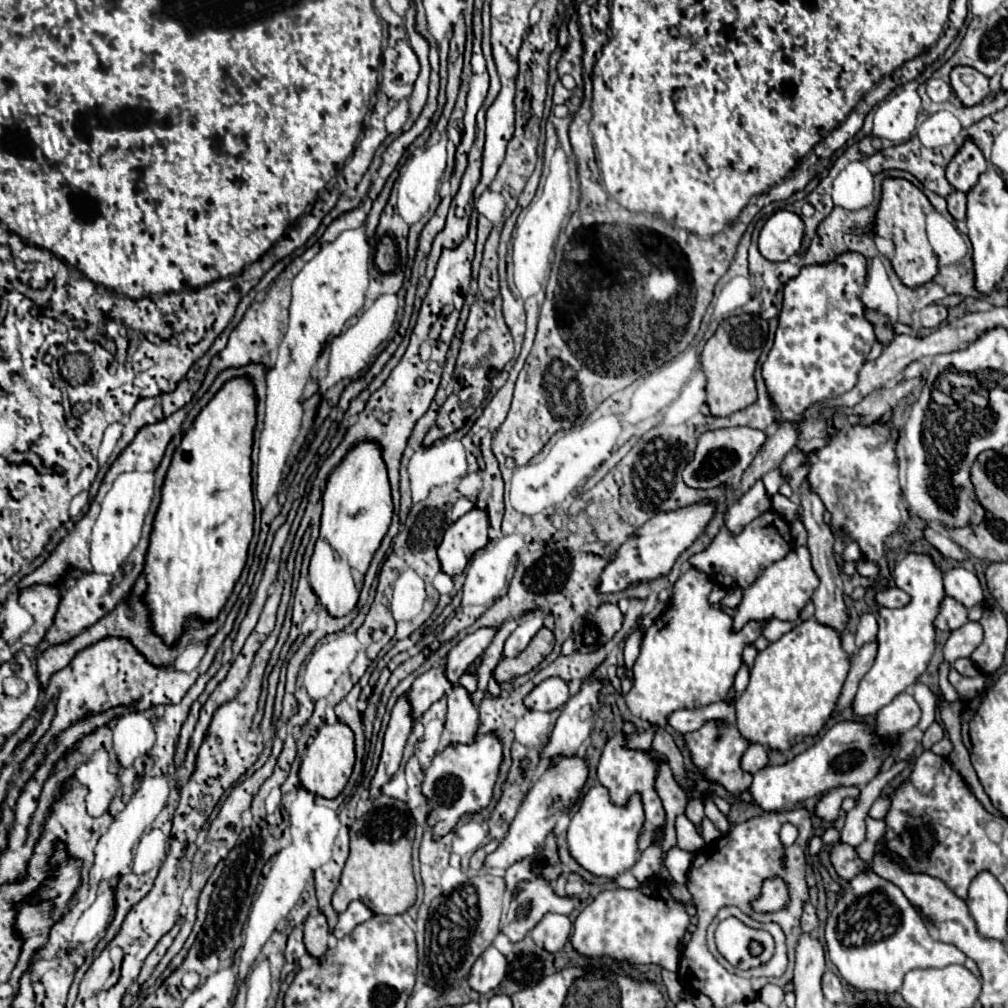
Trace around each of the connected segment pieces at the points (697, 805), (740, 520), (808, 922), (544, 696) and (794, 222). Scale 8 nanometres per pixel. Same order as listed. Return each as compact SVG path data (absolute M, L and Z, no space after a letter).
M689 801L685 815L697 825L697 829L701 829L701 819L705 817L703 815L703 801Z
M757 481L741 499L729 505L725 515L725 527L731 535L739 535L745 525L749 525L753 519L757 519L761 513L771 509L771 501L765 495L765 487L761 481Z
M807 901L803 903L803 917L801 917L801 929L805 933L812 933L819 927L819 920L815 907Z
M549 677L543 683L539 683L527 697L525 705L533 711L557 711L561 709L569 699L569 689L563 679Z
M777 211L759 233L759 251L767 261L787 261L801 247L803 223L791 211Z

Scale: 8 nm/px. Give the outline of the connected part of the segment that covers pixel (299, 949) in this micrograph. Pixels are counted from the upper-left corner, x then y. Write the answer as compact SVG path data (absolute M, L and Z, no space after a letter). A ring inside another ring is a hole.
M301 927L299 929L293 929L289 939L287 939L287 947L285 947L285 959L289 963L295 963L301 955L305 953L305 945L303 945L303 931Z

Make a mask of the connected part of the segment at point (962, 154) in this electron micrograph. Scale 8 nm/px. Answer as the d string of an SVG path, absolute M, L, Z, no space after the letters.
M969 139L947 165L947 181L955 189L967 193L977 183L979 175L985 169L987 169L987 159L983 157L981 149Z

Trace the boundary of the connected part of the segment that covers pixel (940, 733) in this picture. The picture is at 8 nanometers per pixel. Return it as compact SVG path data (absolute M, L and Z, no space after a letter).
M933 723L933 725L925 731L925 735L923 735L923 739L921 739L921 745L923 745L923 749L931 749L931 745L937 743L939 739L943 739L943 737L945 737L943 727L941 727L939 723Z

